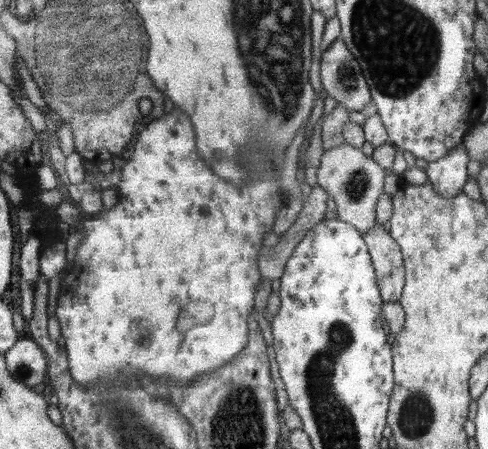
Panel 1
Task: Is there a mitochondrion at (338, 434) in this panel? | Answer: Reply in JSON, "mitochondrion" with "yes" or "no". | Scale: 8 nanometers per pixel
{"mitochondrion":"yes"}

